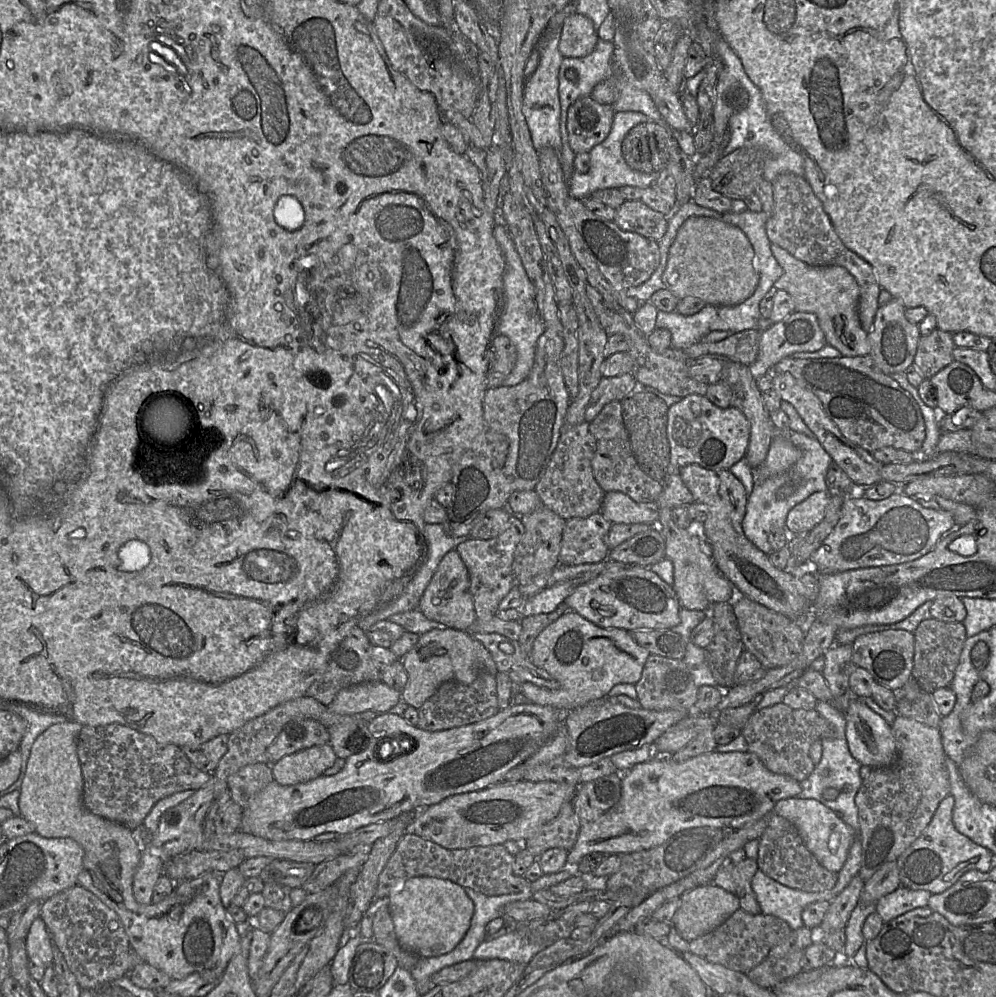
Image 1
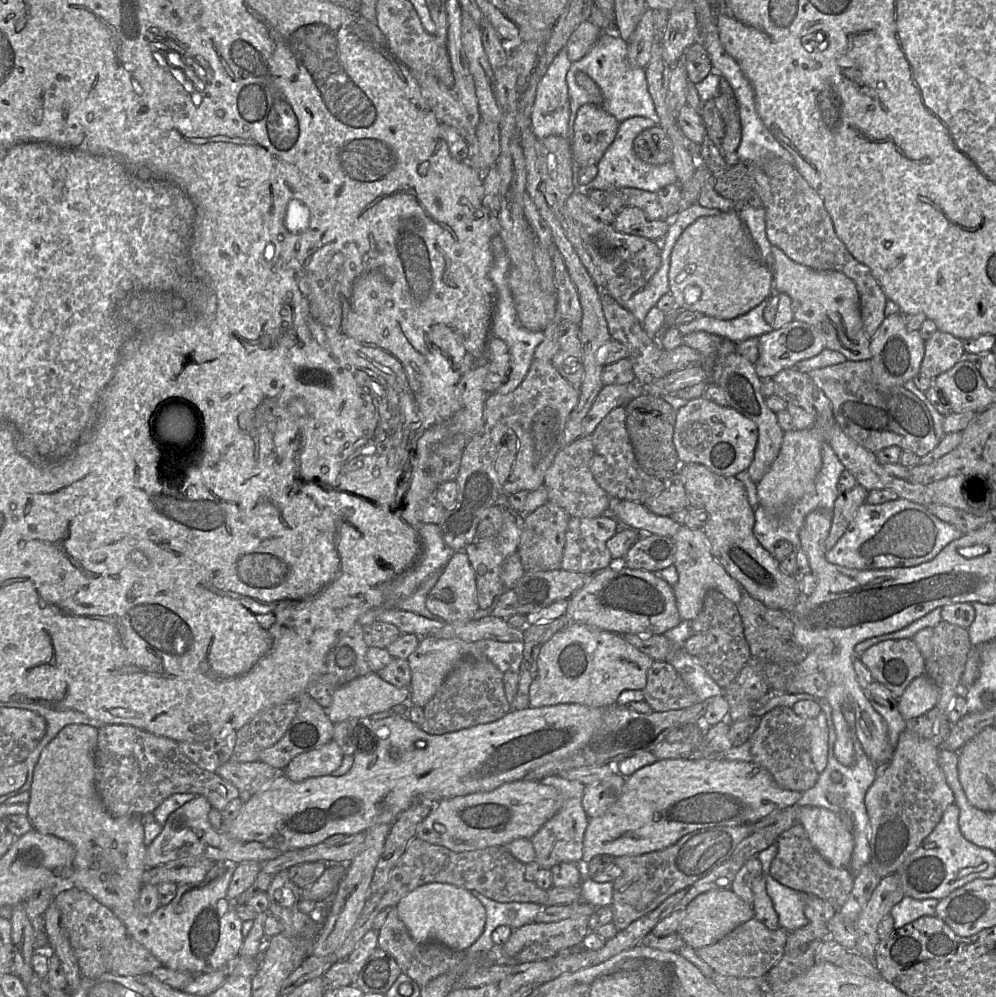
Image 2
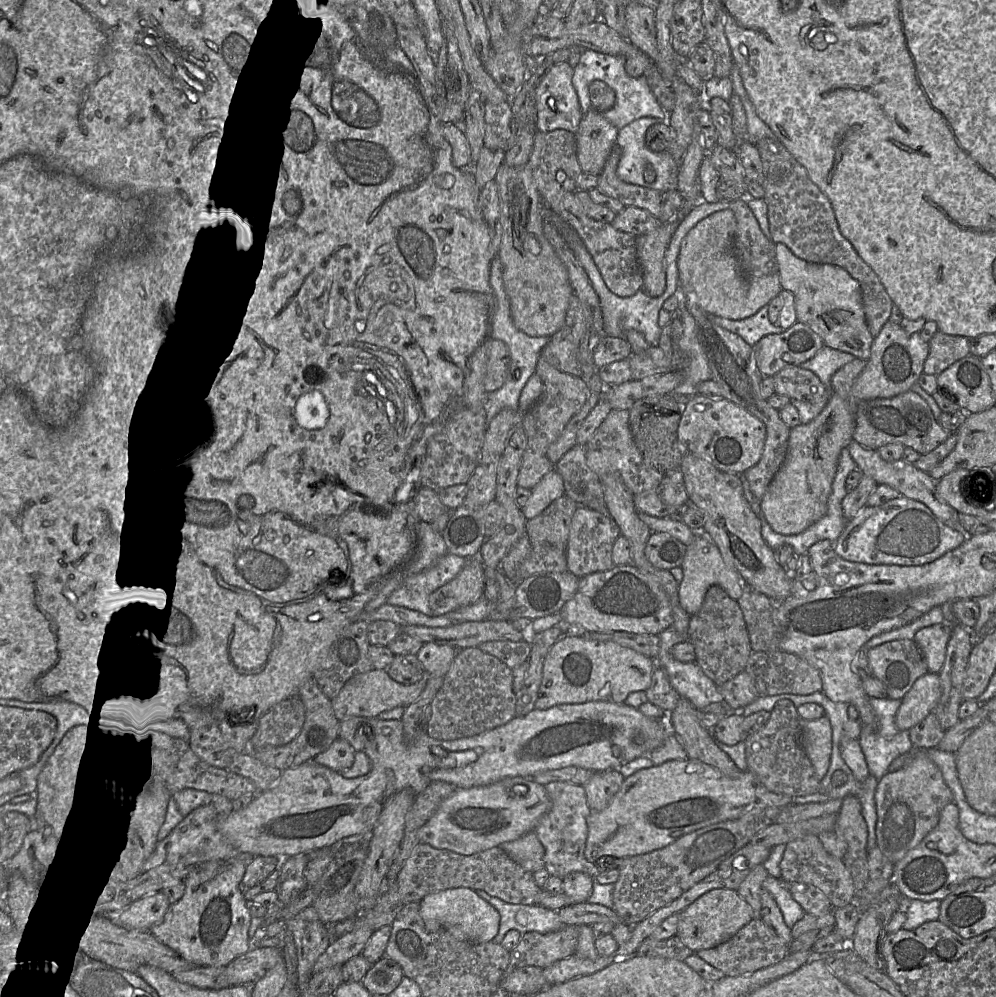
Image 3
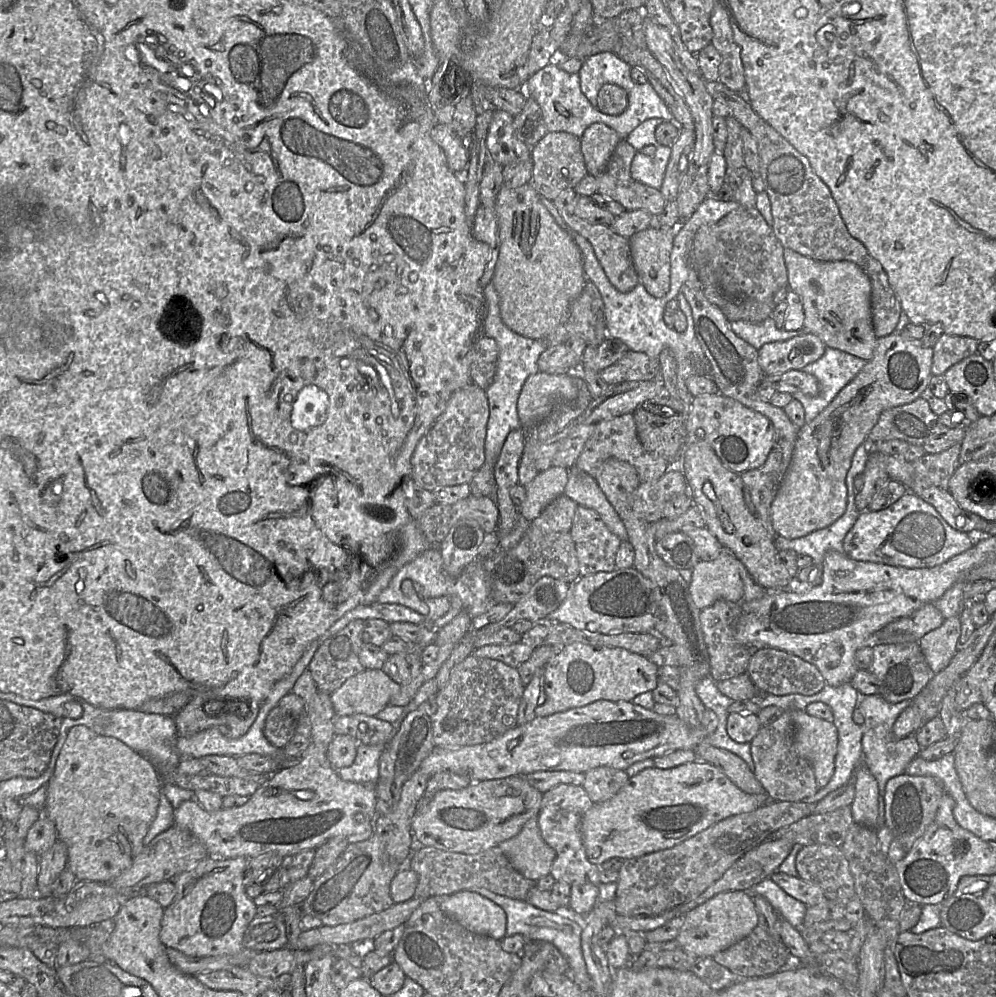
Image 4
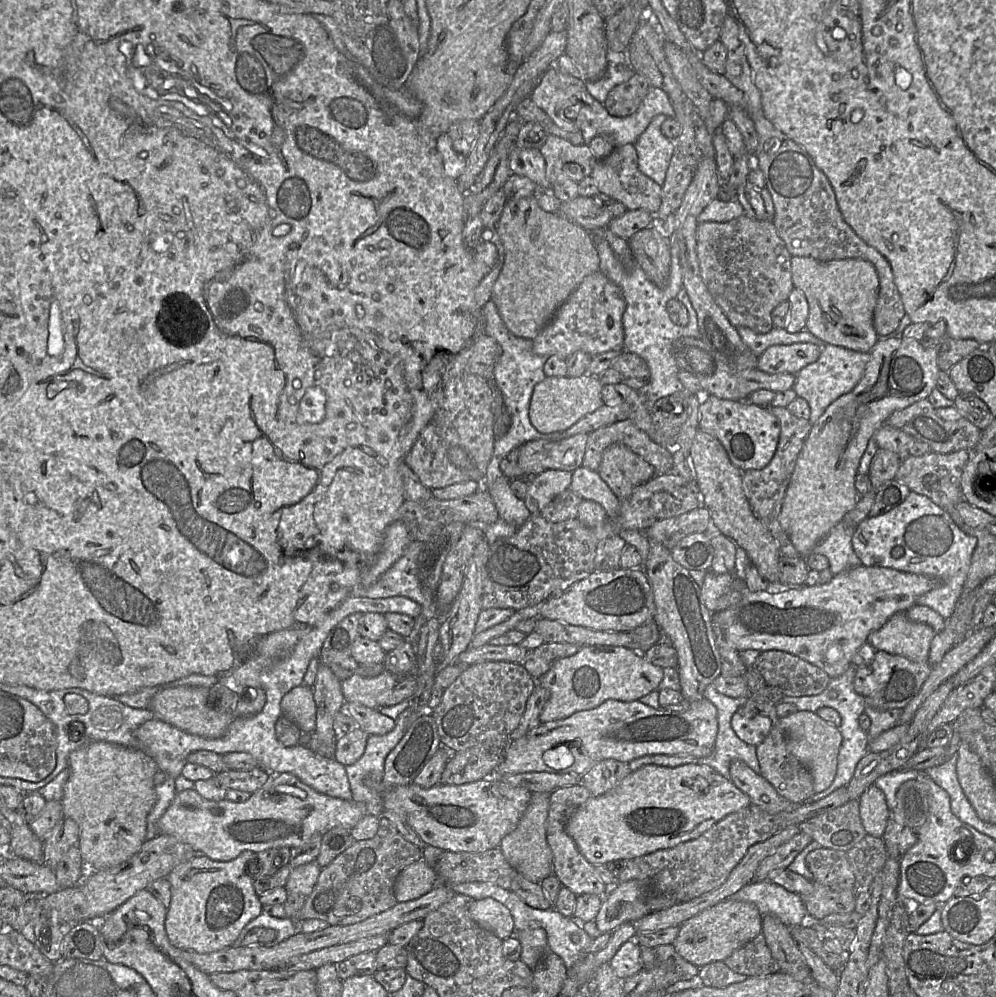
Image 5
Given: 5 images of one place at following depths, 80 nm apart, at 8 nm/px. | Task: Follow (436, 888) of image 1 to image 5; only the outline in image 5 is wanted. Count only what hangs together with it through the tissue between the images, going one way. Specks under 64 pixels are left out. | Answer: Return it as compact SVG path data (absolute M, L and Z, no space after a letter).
M492 898L473 900L468 907L472 920L501 940L514 934L514 920L509 909Z

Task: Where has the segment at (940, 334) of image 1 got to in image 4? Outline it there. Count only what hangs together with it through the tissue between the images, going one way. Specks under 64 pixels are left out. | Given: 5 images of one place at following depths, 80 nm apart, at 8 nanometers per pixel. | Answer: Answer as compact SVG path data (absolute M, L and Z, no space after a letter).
M943 333L933 349L932 375L943 375L950 367L977 353L979 341L971 337Z

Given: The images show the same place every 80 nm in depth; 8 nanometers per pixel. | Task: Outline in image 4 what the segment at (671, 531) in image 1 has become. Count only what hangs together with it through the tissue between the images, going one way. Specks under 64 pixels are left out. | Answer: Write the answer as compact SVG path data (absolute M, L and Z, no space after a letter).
M724 549L711 561L700 561L692 569L689 591L694 604L703 610L719 599L741 603L744 596L742 564Z

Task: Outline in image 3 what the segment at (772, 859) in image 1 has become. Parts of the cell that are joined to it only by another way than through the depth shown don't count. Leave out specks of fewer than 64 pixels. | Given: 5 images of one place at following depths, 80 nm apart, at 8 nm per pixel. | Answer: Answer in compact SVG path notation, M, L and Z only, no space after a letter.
M809 834L785 844L780 870L780 879L783 881L809 884L822 891L833 909L854 902L855 888L850 872L843 860L829 854L815 835Z

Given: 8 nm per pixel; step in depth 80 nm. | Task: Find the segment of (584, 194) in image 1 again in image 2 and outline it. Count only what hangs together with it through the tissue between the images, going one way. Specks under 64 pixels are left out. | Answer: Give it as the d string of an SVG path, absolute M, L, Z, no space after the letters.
M634 116L619 122L615 139L608 147L603 157L597 163L597 175L594 180L582 188L583 191L609 190L612 188L636 188L649 192L657 191L667 185L678 184L677 175L671 162L662 165L652 165L642 161L633 149L633 141L643 130L656 125L653 120Z

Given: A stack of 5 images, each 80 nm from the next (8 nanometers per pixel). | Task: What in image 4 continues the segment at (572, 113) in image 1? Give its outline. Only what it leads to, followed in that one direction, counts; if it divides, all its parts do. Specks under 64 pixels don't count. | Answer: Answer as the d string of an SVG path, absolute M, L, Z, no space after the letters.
M593 123L585 129L579 140L587 172L597 177L605 170L621 138L607 125Z

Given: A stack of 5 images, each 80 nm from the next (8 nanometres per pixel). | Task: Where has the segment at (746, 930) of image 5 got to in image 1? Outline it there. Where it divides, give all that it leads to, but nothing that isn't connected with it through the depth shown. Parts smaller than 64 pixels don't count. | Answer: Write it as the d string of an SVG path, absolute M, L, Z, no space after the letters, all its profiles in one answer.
M707 883L681 896L671 927L690 942L719 927L738 909L740 903L735 894Z

